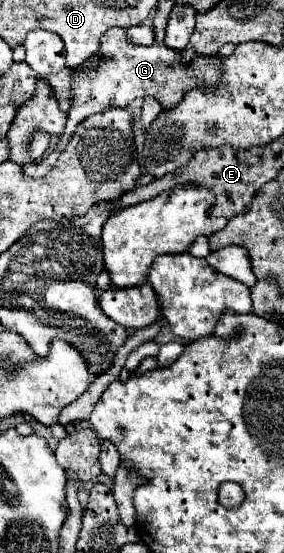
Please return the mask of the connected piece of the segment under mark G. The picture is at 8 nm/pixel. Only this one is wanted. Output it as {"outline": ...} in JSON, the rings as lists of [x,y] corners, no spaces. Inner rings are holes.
{"outline":[[[109,28],[99,40],[101,64],[73,70],[73,88],[69,92],[69,98],[71,98],[73,104],[71,104],[69,114],[67,114],[65,132],[61,134],[57,146],[51,150],[47,160],[43,160],[39,166],[29,166],[29,164],[21,166],[27,176],[31,176],[31,178],[45,176],[51,170],[51,166],[55,164],[55,158],[67,146],[67,142],[69,142],[73,130],[77,128],[77,124],[83,118],[91,116],[91,114],[99,114],[99,112],[105,112],[105,110],[117,108],[117,106],[125,108],[125,106],[129,106],[129,102],[146,96],[155,96],[155,98],[161,100],[163,108],[171,108],[177,102],[181,102],[185,92],[189,92],[193,88],[199,88],[203,84],[207,84],[207,86],[219,84],[221,58],[217,58],[217,56],[201,56],[193,64],[181,64],[179,62],[181,52],[171,50],[165,44],[133,46],[127,40],[125,32],[127,32],[125,28]]]}

